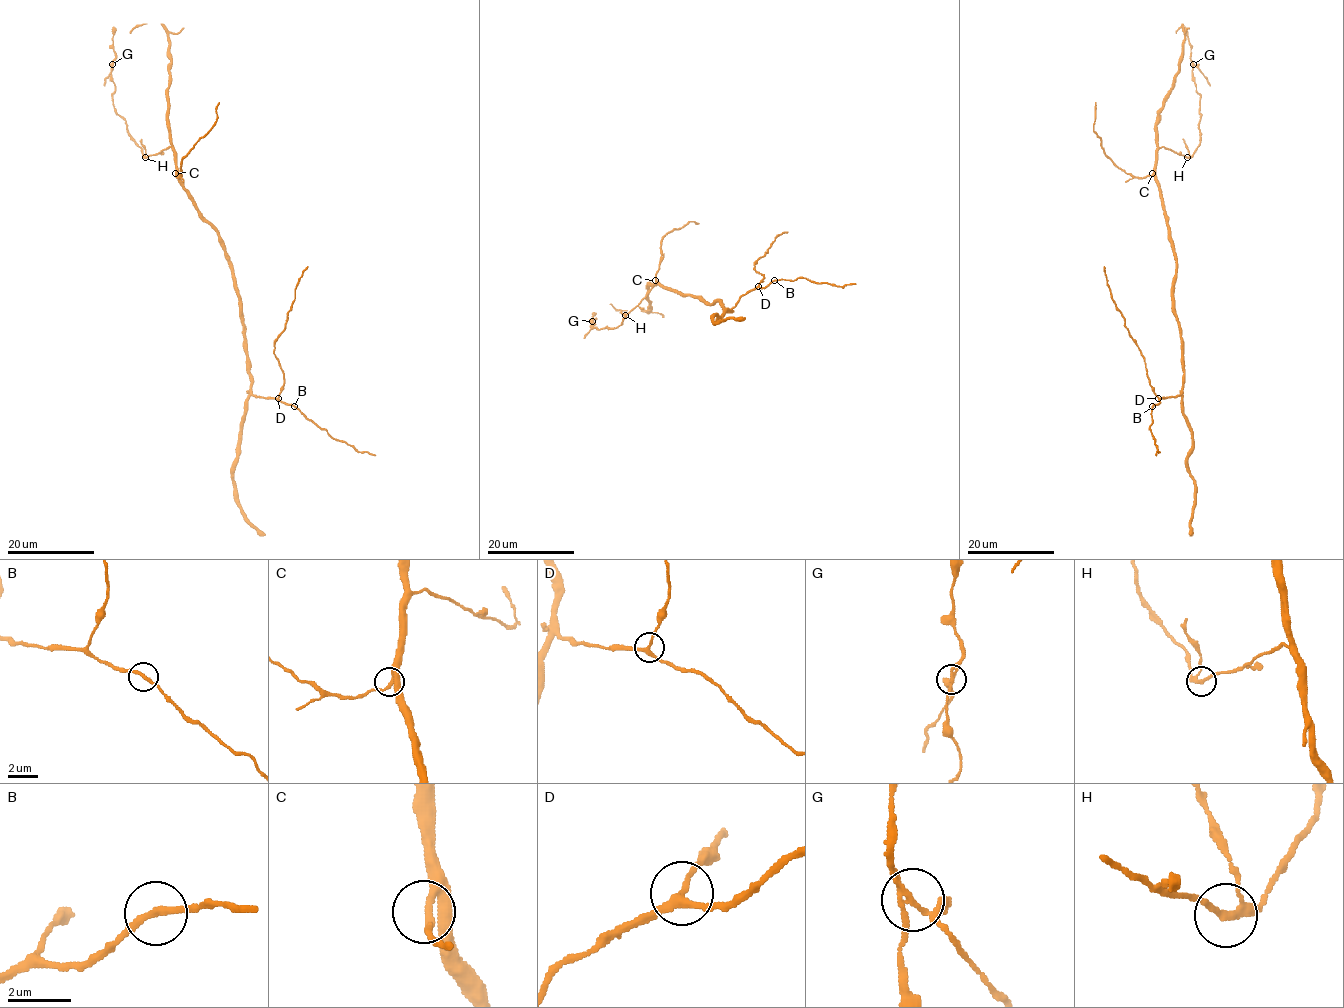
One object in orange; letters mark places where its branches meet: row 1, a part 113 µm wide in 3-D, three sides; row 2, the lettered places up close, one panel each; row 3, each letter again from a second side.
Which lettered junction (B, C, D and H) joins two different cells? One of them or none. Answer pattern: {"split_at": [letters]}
{"split_at": ["H"]}

